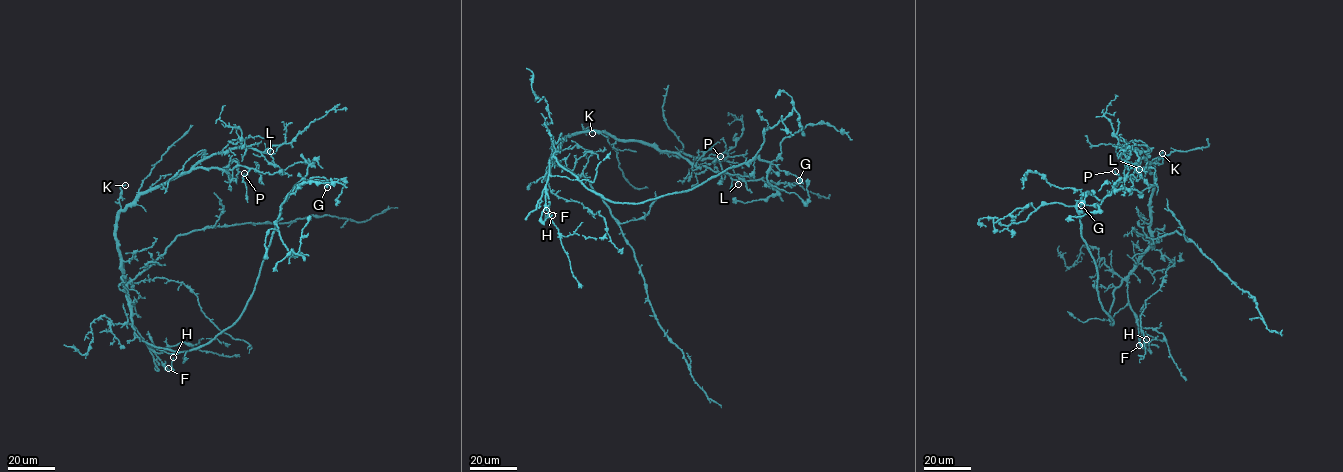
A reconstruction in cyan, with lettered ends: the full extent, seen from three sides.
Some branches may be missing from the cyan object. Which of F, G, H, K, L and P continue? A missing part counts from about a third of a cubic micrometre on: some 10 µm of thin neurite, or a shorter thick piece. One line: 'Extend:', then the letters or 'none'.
Extend: none

